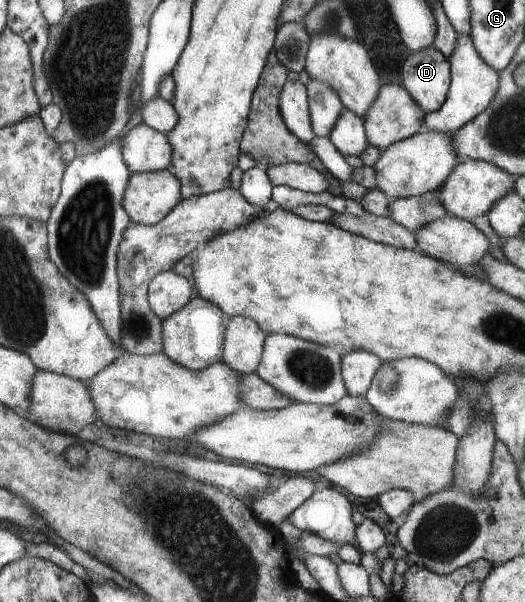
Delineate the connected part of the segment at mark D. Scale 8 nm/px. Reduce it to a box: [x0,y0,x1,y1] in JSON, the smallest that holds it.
[403,47,450,114]

